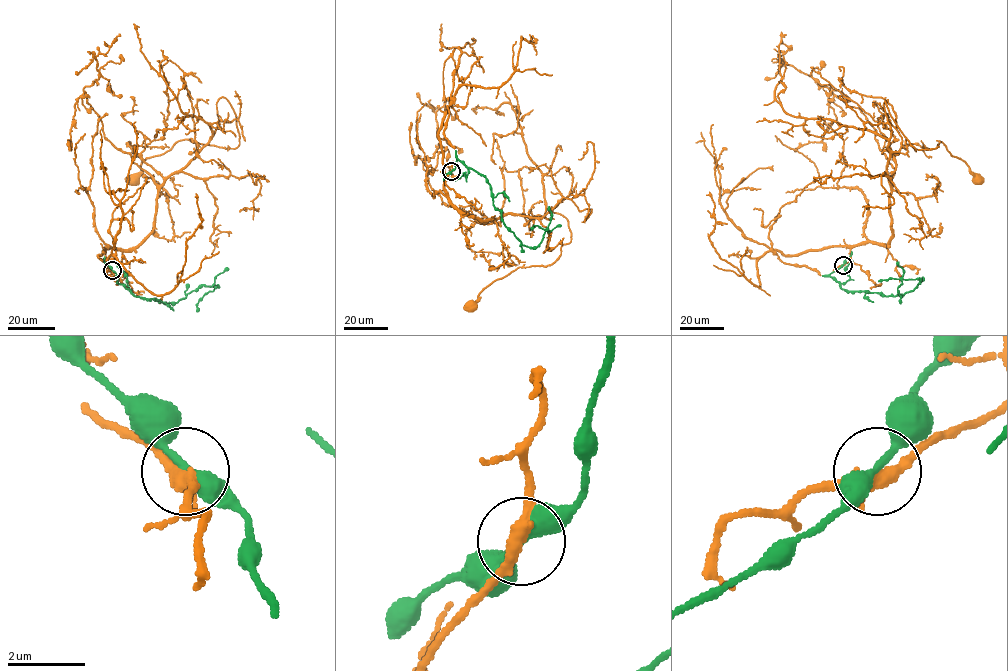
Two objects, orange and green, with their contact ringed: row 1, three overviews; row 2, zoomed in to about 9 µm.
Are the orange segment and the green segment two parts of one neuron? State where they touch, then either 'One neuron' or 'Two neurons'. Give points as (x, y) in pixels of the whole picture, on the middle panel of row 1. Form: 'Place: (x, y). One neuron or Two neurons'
Place: (451, 171). One neuron

